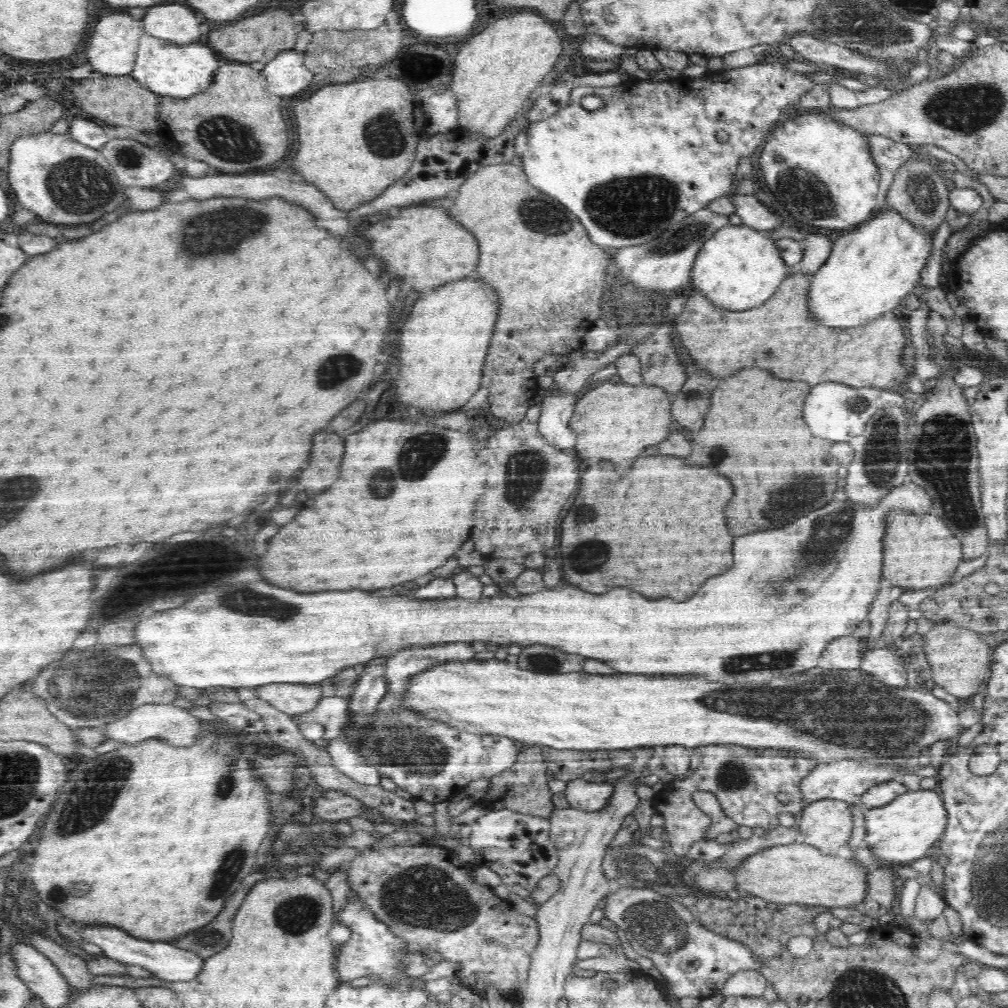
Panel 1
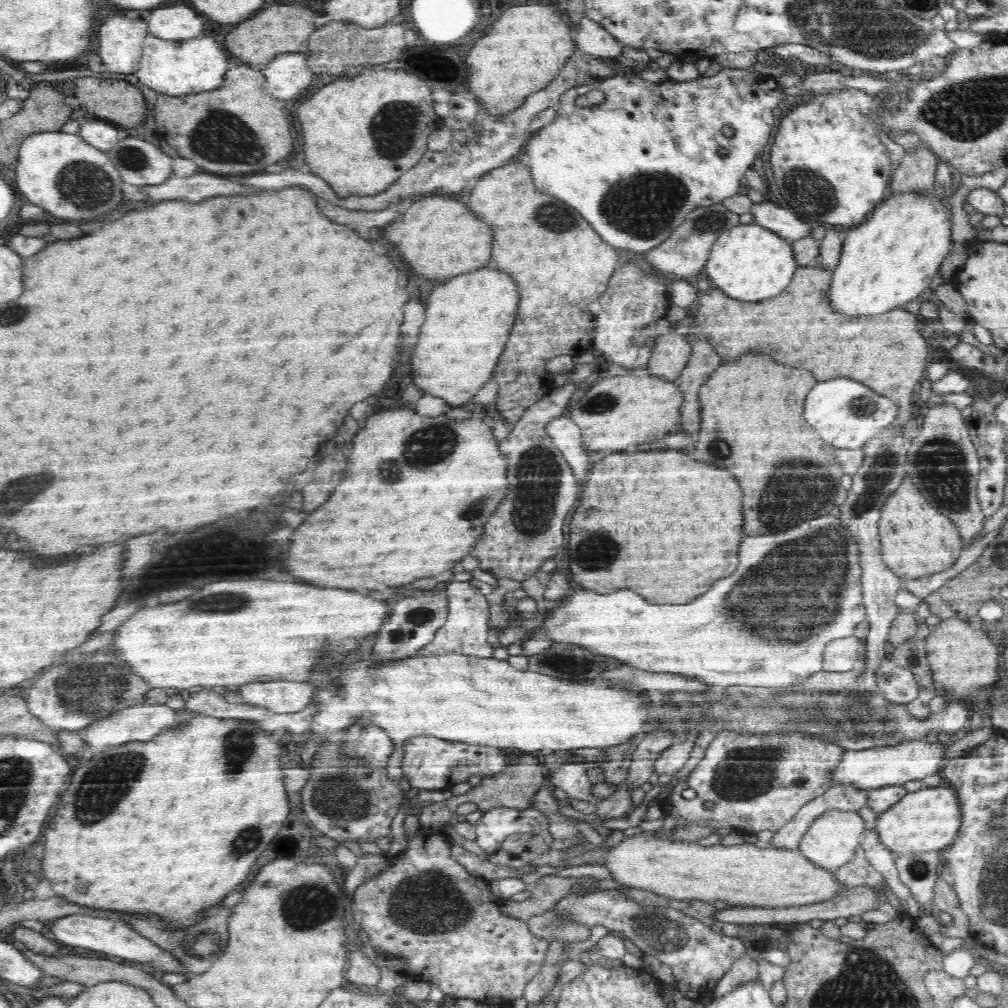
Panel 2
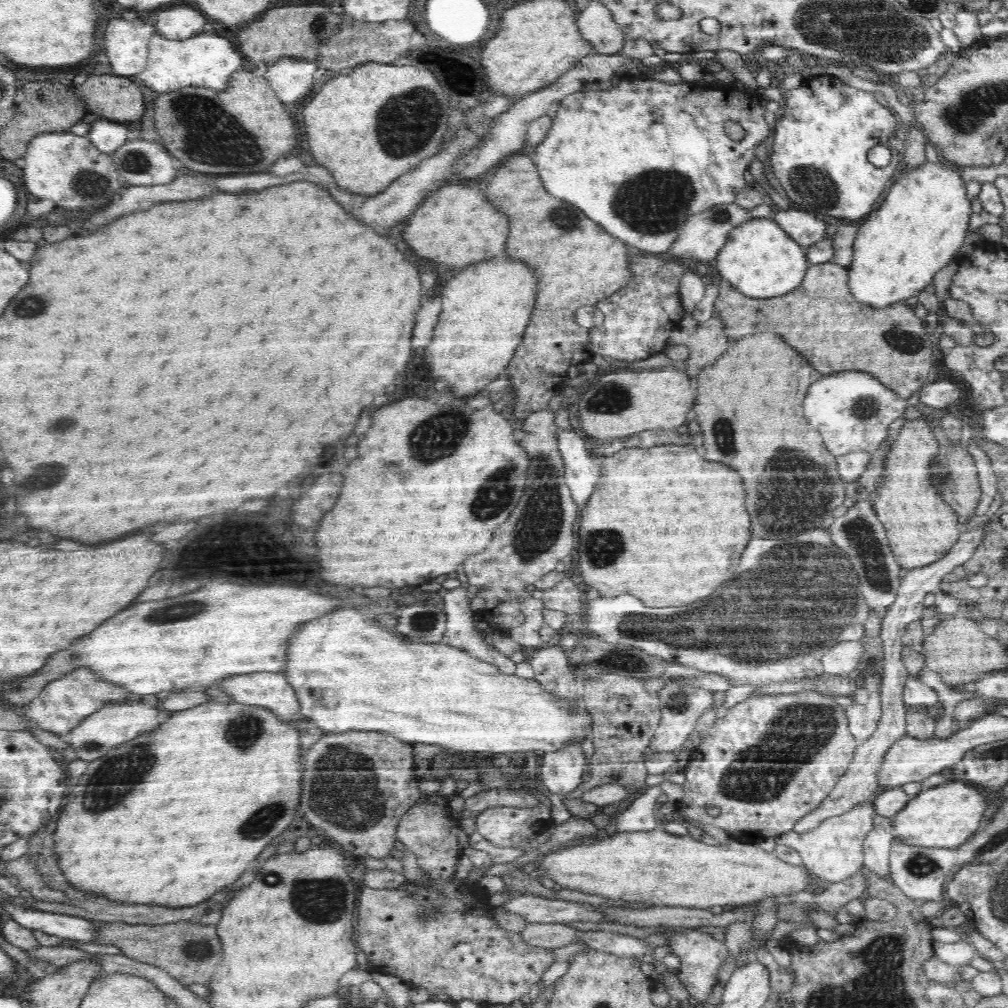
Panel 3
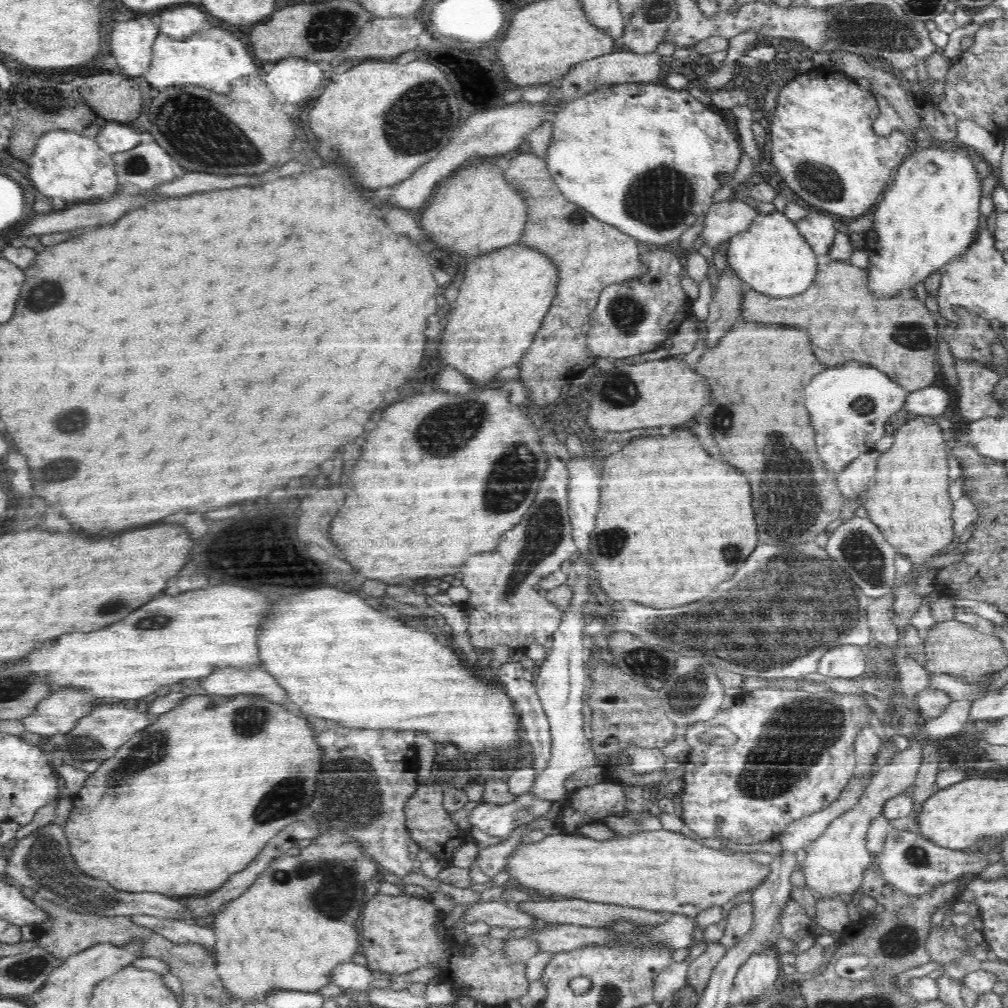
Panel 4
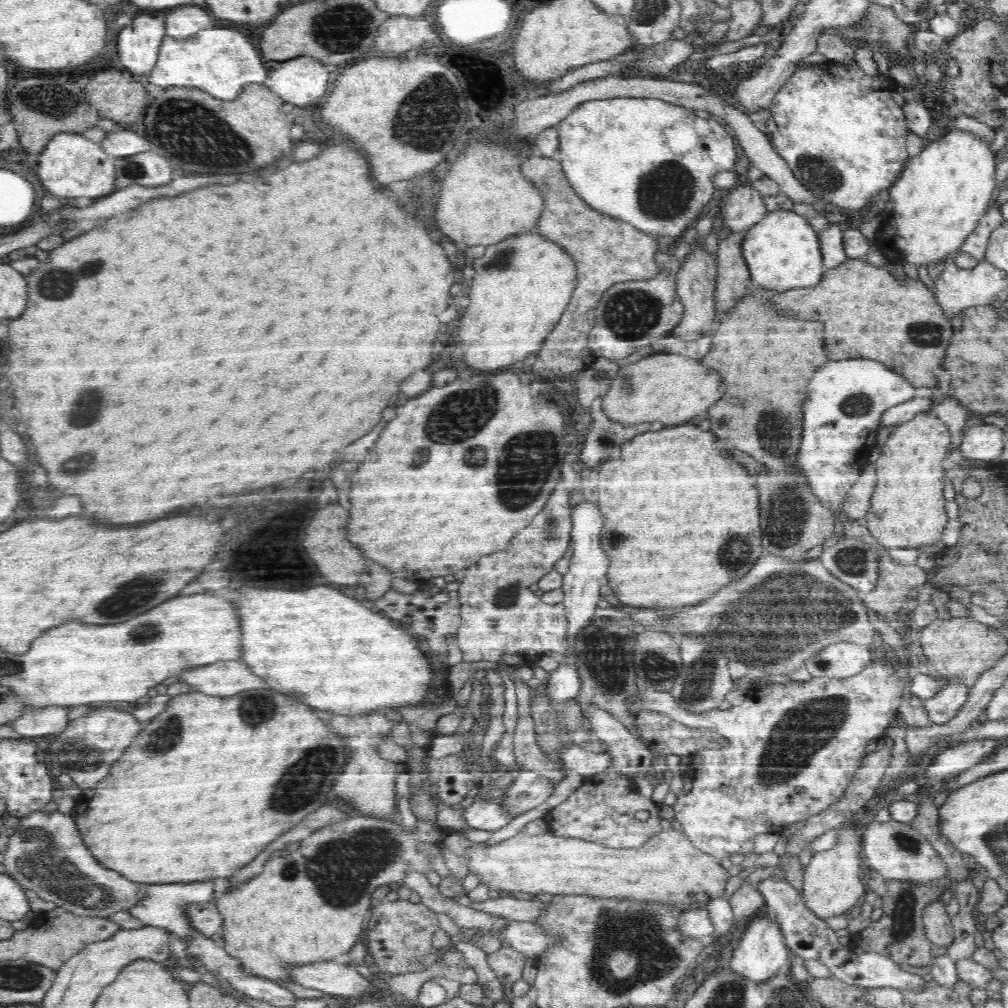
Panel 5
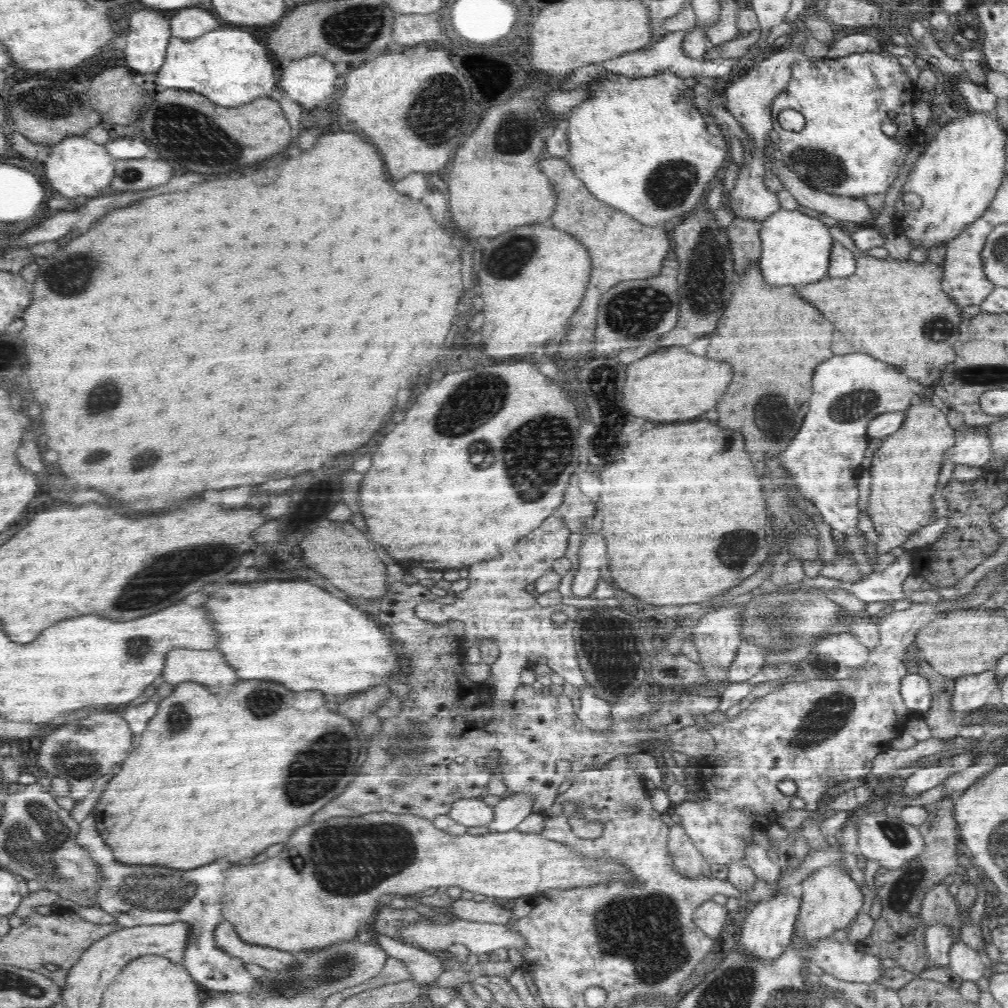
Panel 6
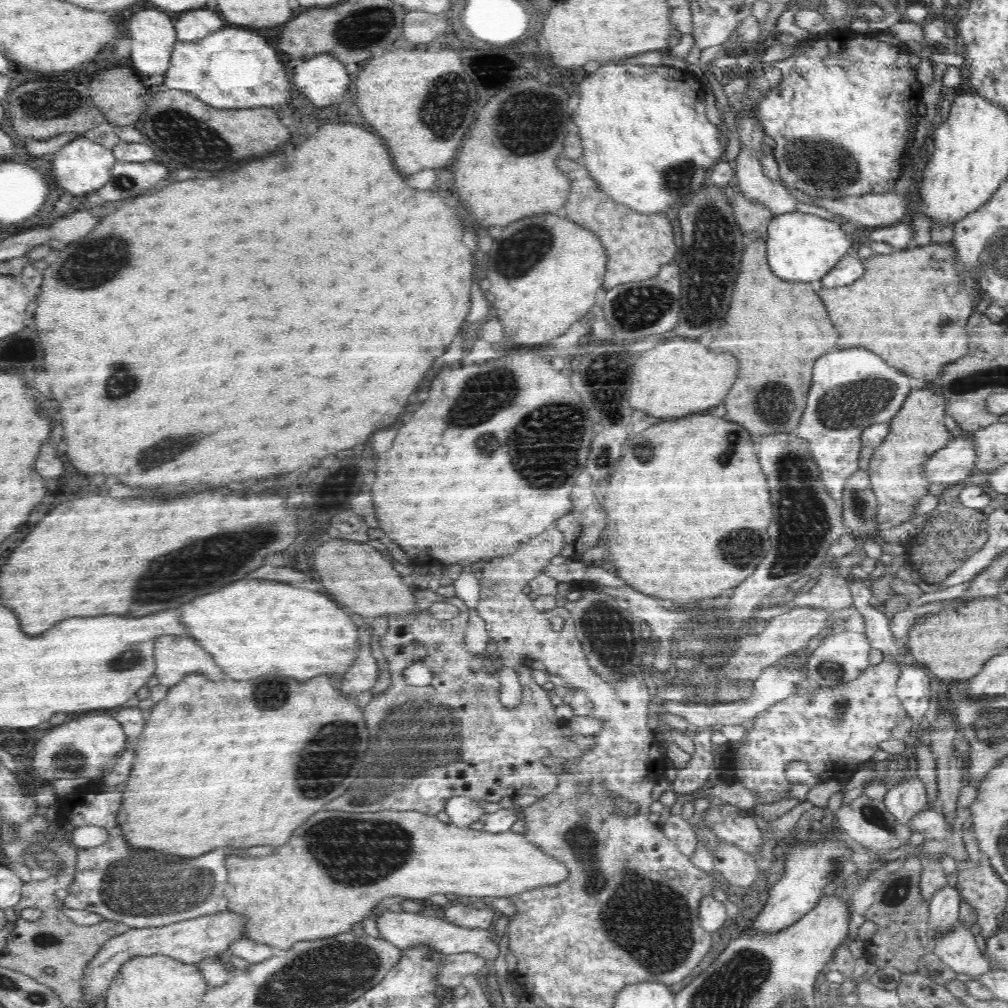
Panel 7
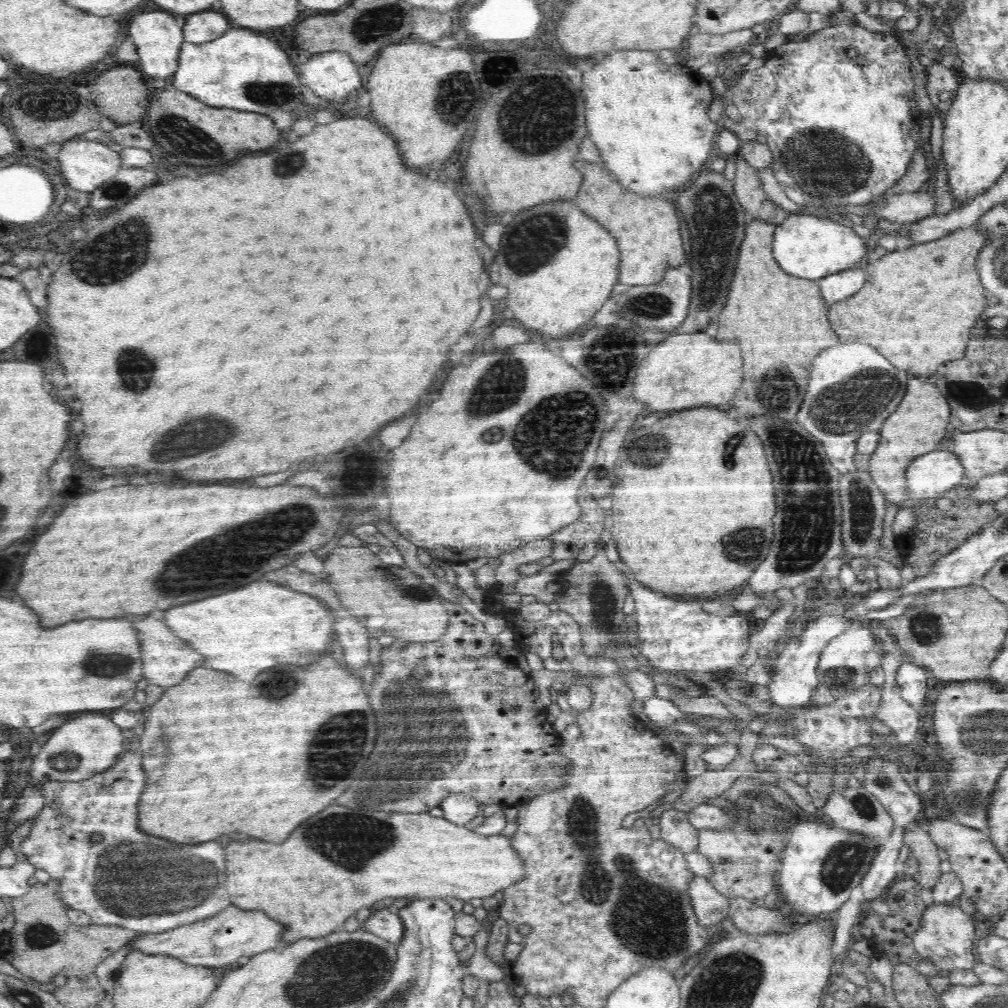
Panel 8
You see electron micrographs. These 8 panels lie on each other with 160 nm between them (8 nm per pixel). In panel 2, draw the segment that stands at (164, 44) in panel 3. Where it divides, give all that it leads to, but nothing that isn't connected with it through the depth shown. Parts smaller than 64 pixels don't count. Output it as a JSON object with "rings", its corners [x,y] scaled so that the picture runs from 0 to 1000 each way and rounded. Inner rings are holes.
{"rings":[[[145,36],[143,52],[135,75],[141,83],[163,94],[189,94],[218,87],[222,73],[226,71],[226,58],[222,48],[212,38],[192,38],[192,40],[170,41],[154,36]]]}

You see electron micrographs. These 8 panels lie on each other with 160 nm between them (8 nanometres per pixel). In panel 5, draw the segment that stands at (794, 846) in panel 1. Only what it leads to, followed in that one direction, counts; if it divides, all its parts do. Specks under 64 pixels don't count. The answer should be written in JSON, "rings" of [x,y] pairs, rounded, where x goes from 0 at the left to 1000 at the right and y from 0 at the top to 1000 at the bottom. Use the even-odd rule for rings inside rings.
{"rings":[[[670,822],[653,825],[645,829],[635,841],[601,841],[591,835],[552,829],[548,825],[527,829],[517,824],[494,837],[482,839],[479,836],[468,837],[462,842],[461,851],[465,853],[465,865],[475,871],[476,877],[482,877],[485,883],[507,885],[509,888],[526,889],[533,887],[551,887],[555,890],[565,888],[587,888],[595,891],[627,891],[641,895],[661,895],[684,904],[700,900],[704,892],[716,889],[721,872],[729,863],[720,863],[707,849],[692,843],[679,824]]]}

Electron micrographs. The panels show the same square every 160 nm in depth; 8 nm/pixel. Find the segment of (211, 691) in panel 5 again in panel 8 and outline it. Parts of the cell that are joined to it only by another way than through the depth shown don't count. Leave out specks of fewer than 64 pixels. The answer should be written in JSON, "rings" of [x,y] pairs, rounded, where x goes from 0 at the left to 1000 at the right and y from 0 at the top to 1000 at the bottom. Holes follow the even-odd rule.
{"rings":[[[135,613],[133,623],[136,624],[140,639],[141,669],[150,679],[155,679],[162,683],[170,682],[181,677],[181,674],[192,663],[204,661],[204,653],[196,647],[192,647],[185,639],[184,635],[173,631],[169,623],[165,623],[161,617],[153,613]]]}

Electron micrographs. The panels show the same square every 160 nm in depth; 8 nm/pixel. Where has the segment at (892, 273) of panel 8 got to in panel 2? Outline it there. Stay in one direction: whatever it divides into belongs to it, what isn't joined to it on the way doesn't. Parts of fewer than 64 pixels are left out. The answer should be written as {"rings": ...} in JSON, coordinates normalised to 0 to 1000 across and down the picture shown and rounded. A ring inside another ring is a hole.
{"rings":[[[793,264],[782,286],[779,286],[772,294],[747,301],[725,297],[718,289],[706,286],[693,293],[692,301],[688,309],[691,316],[688,326],[708,342],[710,350],[716,353],[716,357],[726,357],[740,349],[754,349],[754,351],[766,353],[774,361],[804,367],[810,377],[823,377],[827,373],[843,373],[845,377],[851,377],[889,400],[891,413],[884,421],[886,427],[890,430],[889,432],[902,429],[904,427],[901,425],[901,420],[905,411],[903,399],[905,395],[909,395],[907,389],[910,389],[913,376],[915,376],[915,371],[918,371],[923,356],[915,318],[912,313],[894,305],[885,307],[885,310],[879,310],[879,313],[861,313],[861,315],[835,313],[831,310],[825,310],[825,304],[821,302],[821,288],[823,288],[825,273],[827,270],[817,266]]]}

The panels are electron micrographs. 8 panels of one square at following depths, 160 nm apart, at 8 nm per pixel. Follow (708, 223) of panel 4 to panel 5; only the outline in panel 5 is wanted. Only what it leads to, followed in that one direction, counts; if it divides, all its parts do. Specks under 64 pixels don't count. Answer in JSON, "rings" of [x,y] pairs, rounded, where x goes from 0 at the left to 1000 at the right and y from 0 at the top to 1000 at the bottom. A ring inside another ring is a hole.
{"rings":[[[746,184],[730,185],[721,191],[714,209],[726,231],[743,227],[763,210],[758,195]]]}

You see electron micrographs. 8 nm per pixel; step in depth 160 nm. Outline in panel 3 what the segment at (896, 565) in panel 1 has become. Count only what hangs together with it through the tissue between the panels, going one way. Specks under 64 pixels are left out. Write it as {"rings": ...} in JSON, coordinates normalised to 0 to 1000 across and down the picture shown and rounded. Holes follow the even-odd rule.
{"rings":[[[909,416],[896,422],[883,441],[877,460],[877,478],[869,484],[867,506],[879,526],[882,543],[893,563],[901,566],[933,556],[954,530],[954,519],[946,506],[925,484],[924,461],[932,440],[924,417]]]}

